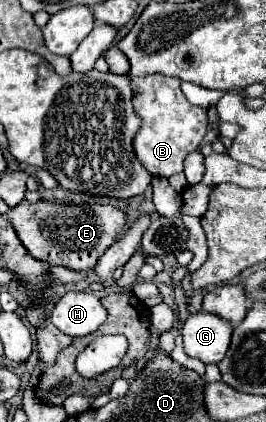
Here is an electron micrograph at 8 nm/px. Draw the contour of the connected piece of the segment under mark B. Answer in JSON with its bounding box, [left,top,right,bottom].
[131,73,207,177]

